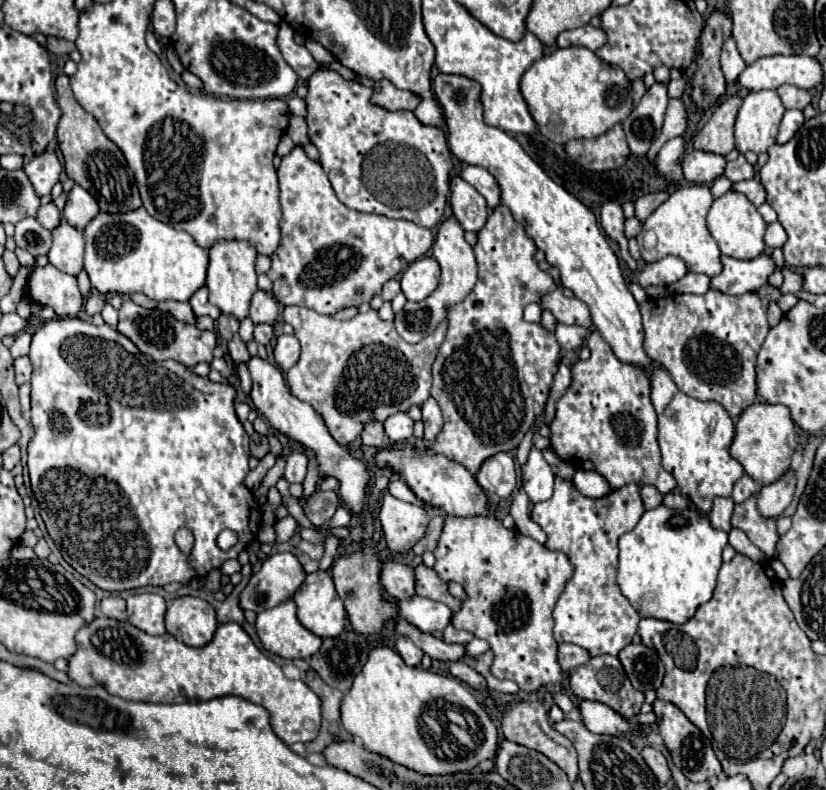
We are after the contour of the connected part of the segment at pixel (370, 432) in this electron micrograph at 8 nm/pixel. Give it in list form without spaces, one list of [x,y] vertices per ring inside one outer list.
[[[369,421],[365,427],[363,427],[363,433],[361,433],[361,441],[369,447],[383,447],[385,443],[385,431],[383,431],[383,423],[381,421]]]

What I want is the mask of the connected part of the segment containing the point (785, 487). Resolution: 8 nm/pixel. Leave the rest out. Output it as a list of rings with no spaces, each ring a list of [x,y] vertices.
[[[789,469],[775,483],[769,483],[769,485],[761,487],[759,499],[757,499],[757,507],[759,507],[763,517],[781,517],[781,513],[787,509],[787,505],[793,499],[795,481],[797,481],[795,471]]]

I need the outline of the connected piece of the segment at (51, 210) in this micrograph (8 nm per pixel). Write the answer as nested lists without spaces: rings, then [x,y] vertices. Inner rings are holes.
[[[53,203],[41,205],[41,209],[37,211],[37,221],[49,231],[59,225],[59,217],[61,217],[61,213],[59,213],[59,209]]]

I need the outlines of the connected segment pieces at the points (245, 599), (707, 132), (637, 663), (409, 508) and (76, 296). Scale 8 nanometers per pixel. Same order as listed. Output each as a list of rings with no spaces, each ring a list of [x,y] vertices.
[[[293,553],[269,555],[263,567],[251,575],[247,587],[239,595],[241,609],[261,613],[289,601],[305,581],[305,571]]]
[[[727,97],[719,109],[711,115],[711,119],[703,125],[699,135],[693,139],[695,149],[715,153],[715,155],[727,155],[735,149],[733,141],[733,125],[737,111],[741,107],[739,97]]]
[[[631,643],[619,653],[619,661],[625,667],[625,673],[635,689],[643,693],[649,689],[659,689],[665,669],[653,649],[645,647],[643,643]]]
[[[385,493],[381,499],[379,521],[389,551],[407,555],[413,545],[425,537],[431,515],[427,513],[427,509],[419,509],[419,505],[399,501]]]
[[[53,265],[33,269],[27,281],[25,297],[31,303],[53,307],[57,317],[75,317],[83,307],[83,295],[77,287],[77,279]]]

